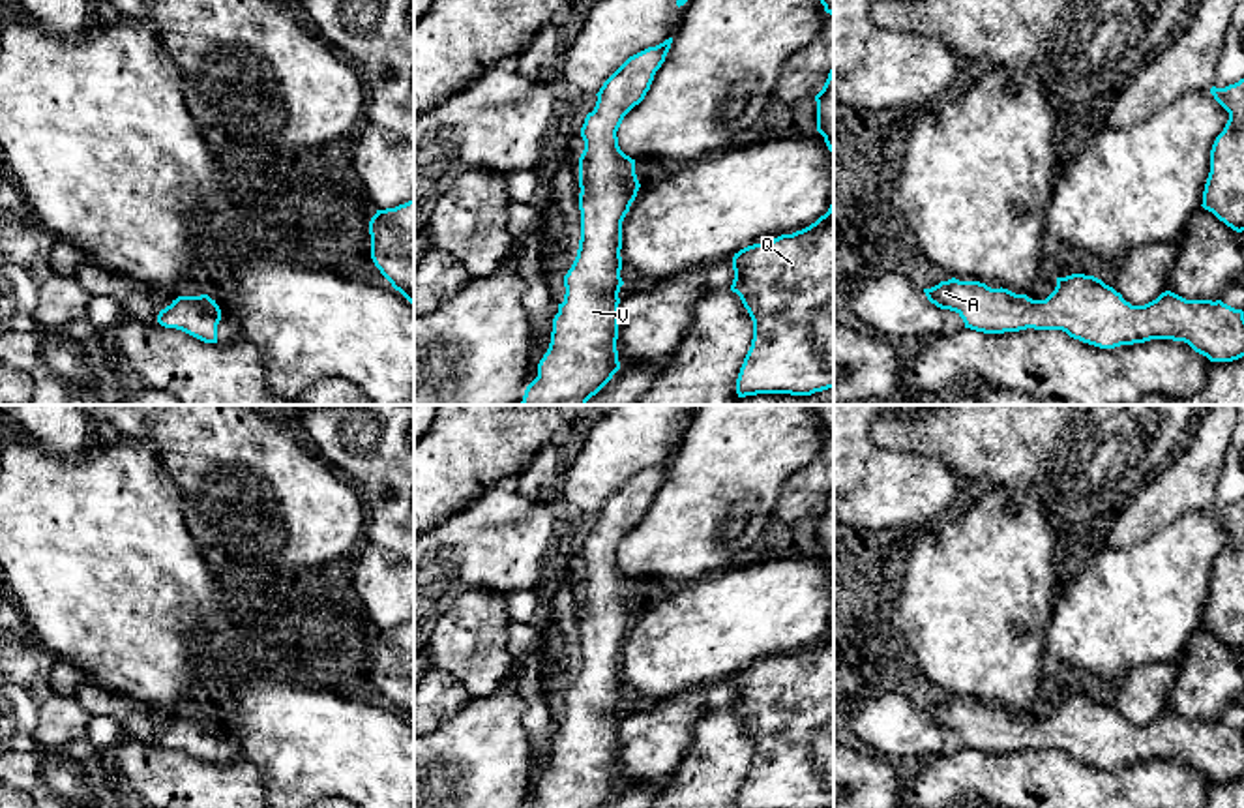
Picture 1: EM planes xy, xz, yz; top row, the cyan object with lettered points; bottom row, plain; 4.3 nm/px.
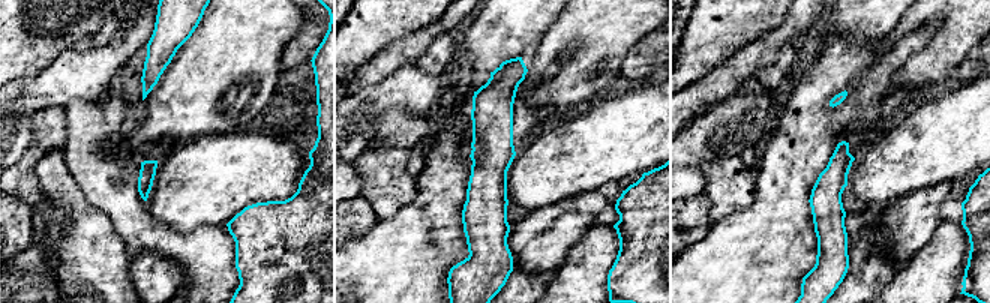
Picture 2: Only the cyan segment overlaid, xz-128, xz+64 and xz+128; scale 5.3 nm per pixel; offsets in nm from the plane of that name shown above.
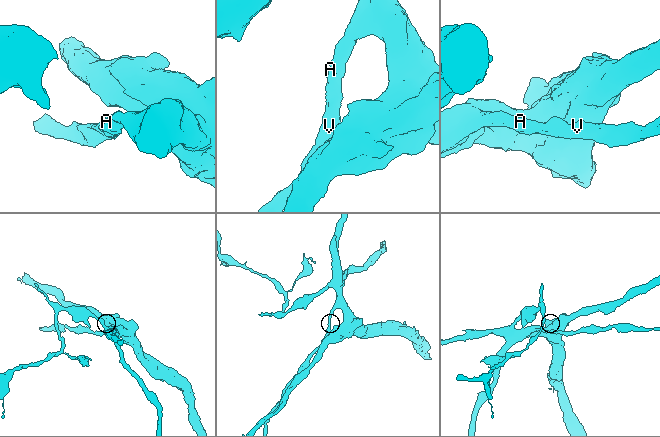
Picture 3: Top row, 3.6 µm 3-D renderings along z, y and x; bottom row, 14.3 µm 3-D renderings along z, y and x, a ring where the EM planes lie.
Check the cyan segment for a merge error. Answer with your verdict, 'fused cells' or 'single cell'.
single cell

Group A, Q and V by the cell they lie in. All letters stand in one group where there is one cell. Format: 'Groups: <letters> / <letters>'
Groups: A Q V

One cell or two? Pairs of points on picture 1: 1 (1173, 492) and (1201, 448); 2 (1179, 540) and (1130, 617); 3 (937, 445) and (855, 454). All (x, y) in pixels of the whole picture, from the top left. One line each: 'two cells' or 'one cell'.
1: one cell
2: one cell
3: two cells

